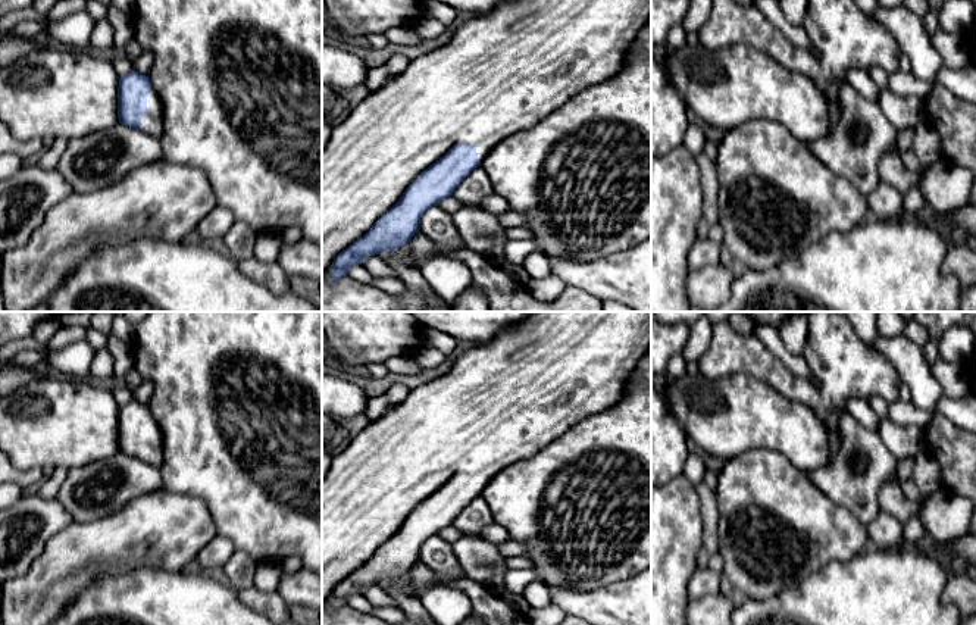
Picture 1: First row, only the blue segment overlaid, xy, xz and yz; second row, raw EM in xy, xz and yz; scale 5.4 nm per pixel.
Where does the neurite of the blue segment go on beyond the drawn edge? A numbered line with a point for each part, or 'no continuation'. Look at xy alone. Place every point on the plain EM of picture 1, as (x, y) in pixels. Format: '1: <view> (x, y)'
1: xy (65, 422)

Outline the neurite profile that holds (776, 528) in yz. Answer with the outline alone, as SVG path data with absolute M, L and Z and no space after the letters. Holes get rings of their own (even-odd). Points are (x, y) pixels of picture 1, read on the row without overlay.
M754 449L723 462L714 491L719 503L717 551L723 560L723 574L747 599L763 600L797 588L828 563L848 560L869 544L867 526L825 496L804 472L778 451Z

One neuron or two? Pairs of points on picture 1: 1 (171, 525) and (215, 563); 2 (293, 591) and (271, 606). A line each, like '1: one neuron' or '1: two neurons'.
1: two neurons
2: two neurons

